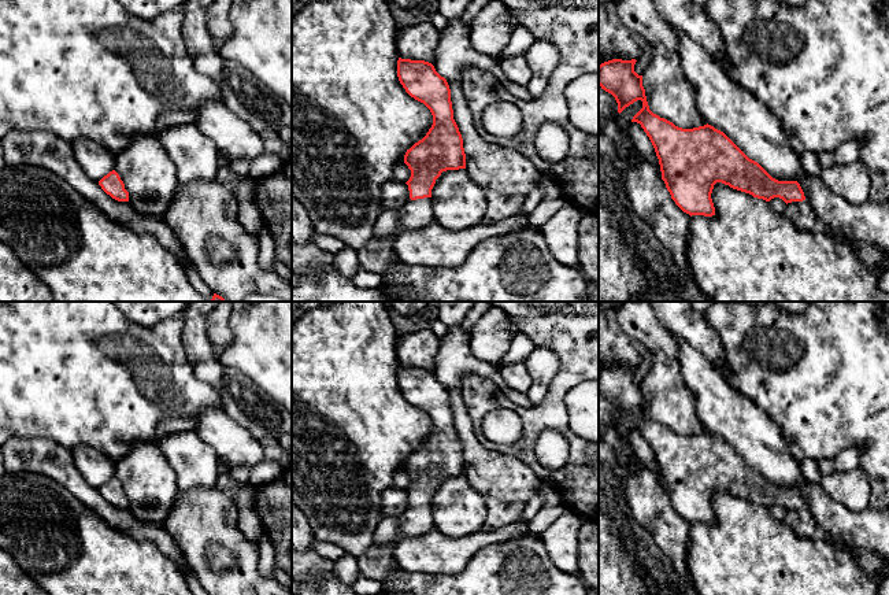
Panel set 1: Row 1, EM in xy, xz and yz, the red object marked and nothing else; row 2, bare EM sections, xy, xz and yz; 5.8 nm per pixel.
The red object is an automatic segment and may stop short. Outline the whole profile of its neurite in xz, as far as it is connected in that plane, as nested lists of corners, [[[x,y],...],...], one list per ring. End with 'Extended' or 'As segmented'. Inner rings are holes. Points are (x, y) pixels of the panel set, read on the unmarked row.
[[[401,365],[397,367],[397,384],[405,399],[430,417],[433,432],[404,462],[404,470],[411,477],[405,489],[410,507],[399,515],[393,546],[429,533],[434,528],[431,496],[436,487],[442,478],[466,476],[463,446],[453,426],[447,387],[429,369]]]. Extended

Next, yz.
[[[612,366],[601,370],[599,392],[615,404],[619,421],[634,409],[642,409],[631,429],[640,430],[649,444],[662,487],[684,520],[715,522],[711,500],[714,492],[722,489],[766,509],[774,505],[786,511],[807,507],[821,533],[889,559],[889,507],[851,511],[833,500],[819,483],[805,481],[799,489],[778,488],[714,433],[682,436],[660,425],[649,417],[642,382],[634,378],[636,369]]]. Extended

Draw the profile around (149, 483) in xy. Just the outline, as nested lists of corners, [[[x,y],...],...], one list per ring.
[[[136,440],[129,452],[115,462],[114,477],[119,481],[129,499],[130,514],[142,522],[162,525],[179,496],[177,476],[156,443]]]

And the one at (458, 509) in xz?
[[[466,476],[442,478],[431,496],[431,518],[434,528],[449,537],[481,532],[486,520],[486,496]]]

